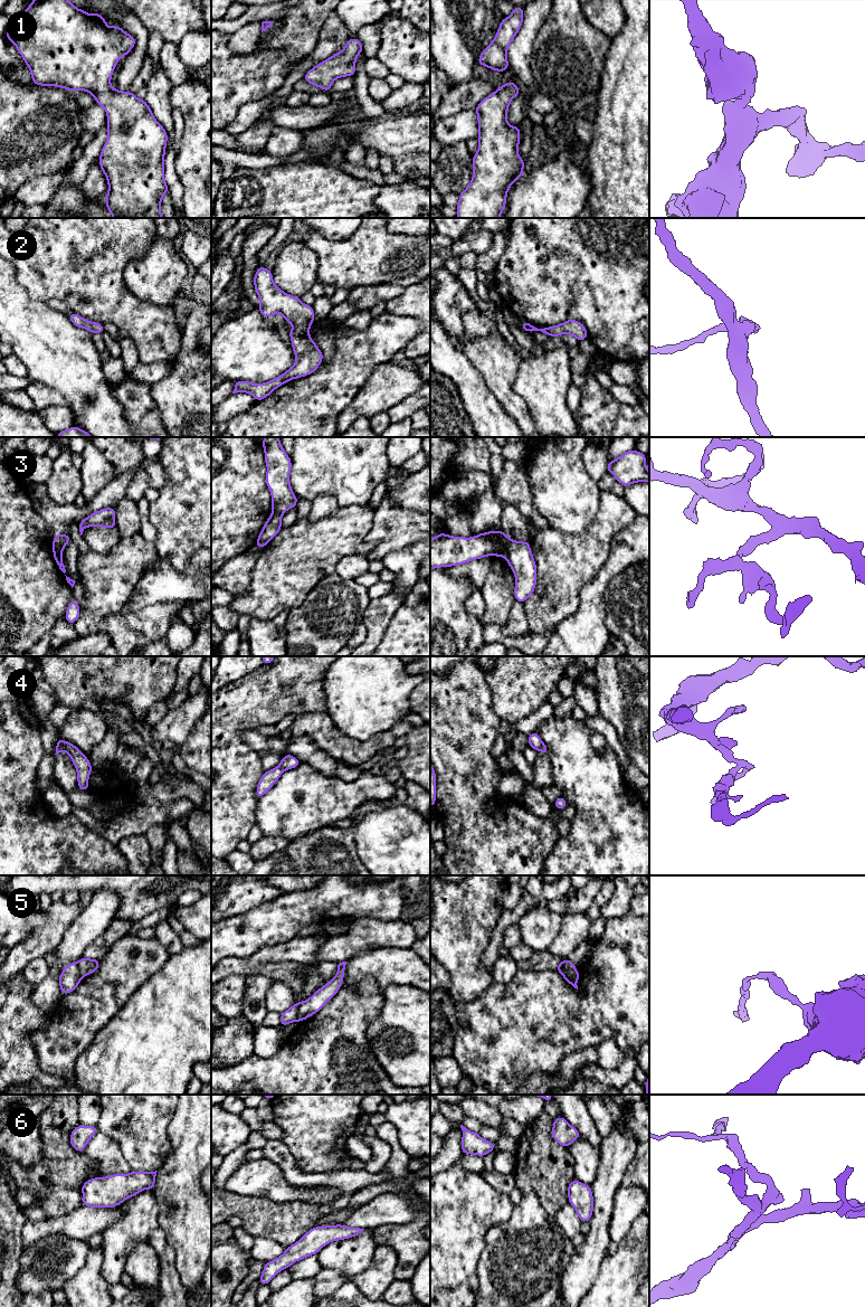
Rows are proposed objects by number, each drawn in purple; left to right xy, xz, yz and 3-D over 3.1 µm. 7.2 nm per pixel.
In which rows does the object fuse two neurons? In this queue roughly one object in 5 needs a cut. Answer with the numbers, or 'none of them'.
3, 4, 5

